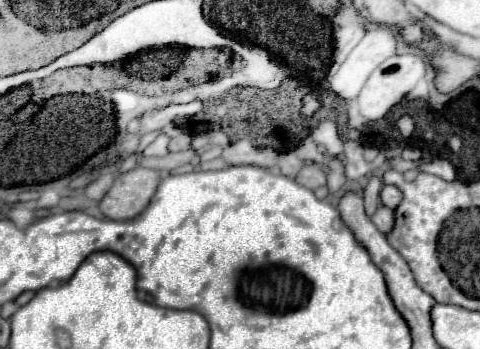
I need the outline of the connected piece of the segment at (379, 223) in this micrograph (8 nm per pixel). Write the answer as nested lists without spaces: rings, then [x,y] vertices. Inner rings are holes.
[[[380,207],[380,209],[376,209],[376,213],[372,215],[372,223],[378,227],[378,231],[380,233],[390,233],[392,231],[392,227],[394,227],[394,211],[392,209],[388,209],[388,207]]]

